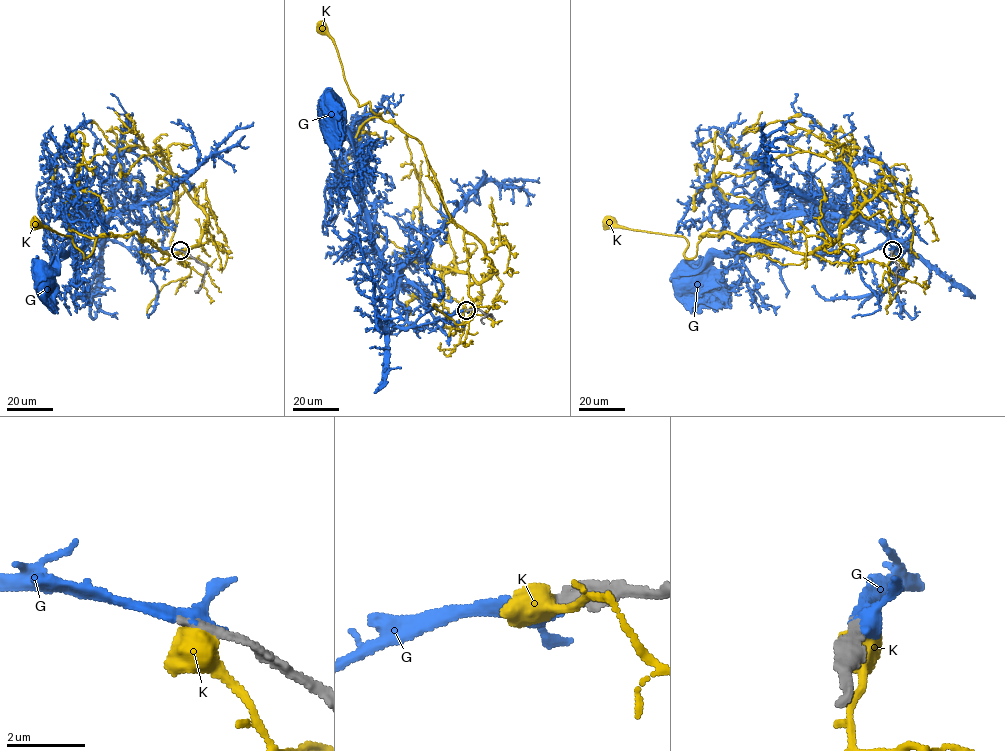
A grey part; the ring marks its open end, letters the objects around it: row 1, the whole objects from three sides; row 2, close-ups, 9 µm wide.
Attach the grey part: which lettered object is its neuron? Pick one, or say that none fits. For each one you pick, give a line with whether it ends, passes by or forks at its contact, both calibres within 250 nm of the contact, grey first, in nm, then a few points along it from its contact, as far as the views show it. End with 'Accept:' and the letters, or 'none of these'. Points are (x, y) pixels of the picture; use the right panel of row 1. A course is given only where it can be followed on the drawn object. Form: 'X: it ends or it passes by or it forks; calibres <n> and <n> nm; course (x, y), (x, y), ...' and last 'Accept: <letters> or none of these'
G: it passes by; calibres 320 and 380 nm; course (892, 250), (904, 251), (910, 242), (852, 219), (779, 215), (743, 246), (719, 251), (686, 283)
Accept: G

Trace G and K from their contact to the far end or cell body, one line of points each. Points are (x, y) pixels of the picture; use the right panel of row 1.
G: (892, 250), (904, 251), (910, 242), (852, 219), (779, 215), (743, 246), (719, 251), (686, 283)
K: (892, 251), (886, 265), (832, 263), (726, 232), (703, 236), (696, 255), (687, 258), (683, 237), (609, 223)

